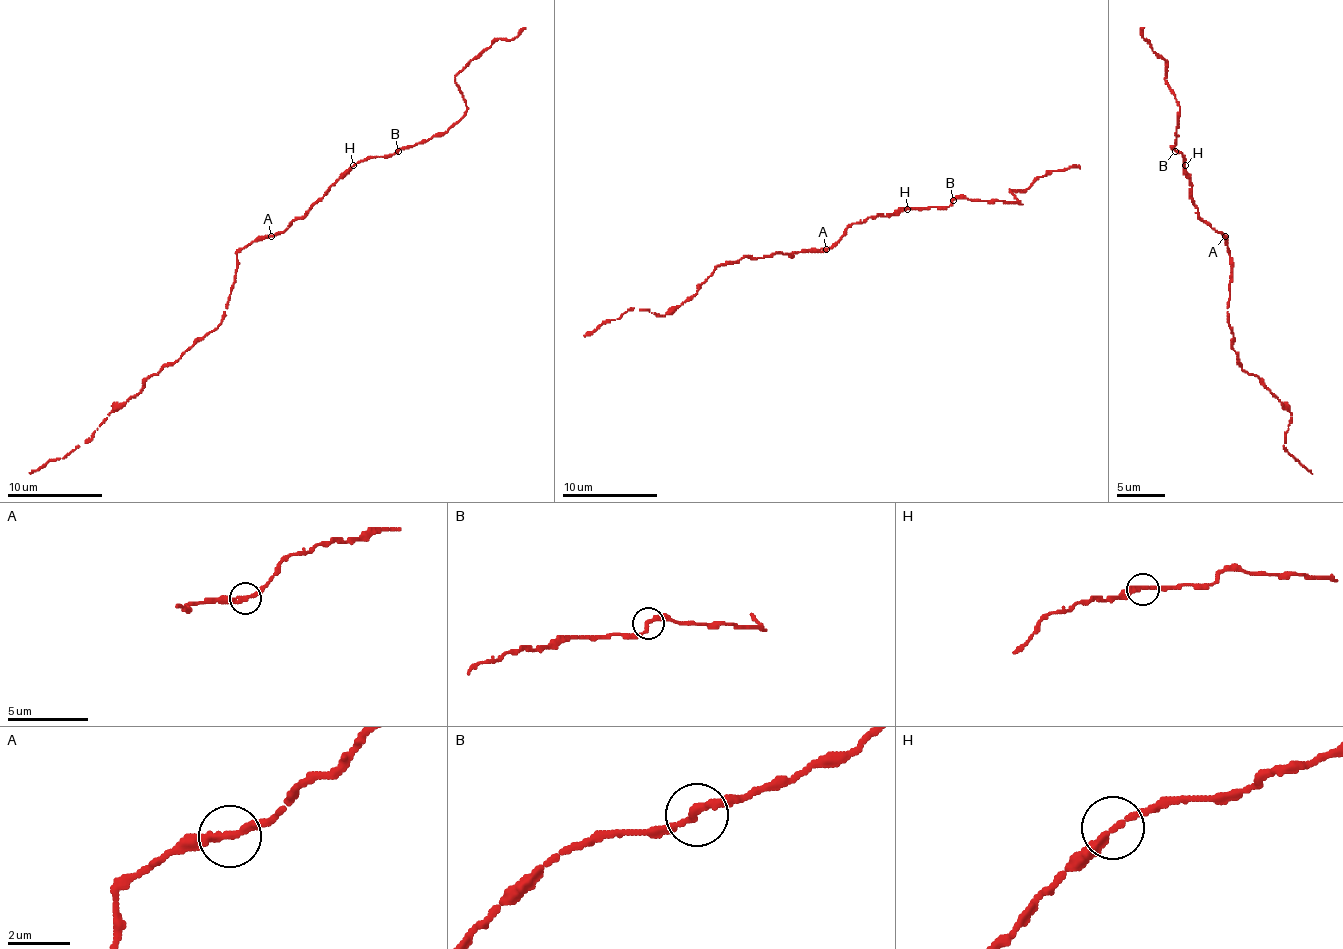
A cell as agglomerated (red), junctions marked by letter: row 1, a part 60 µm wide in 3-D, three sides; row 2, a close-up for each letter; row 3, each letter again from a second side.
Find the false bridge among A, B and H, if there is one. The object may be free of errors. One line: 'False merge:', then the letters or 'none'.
False merge: none

